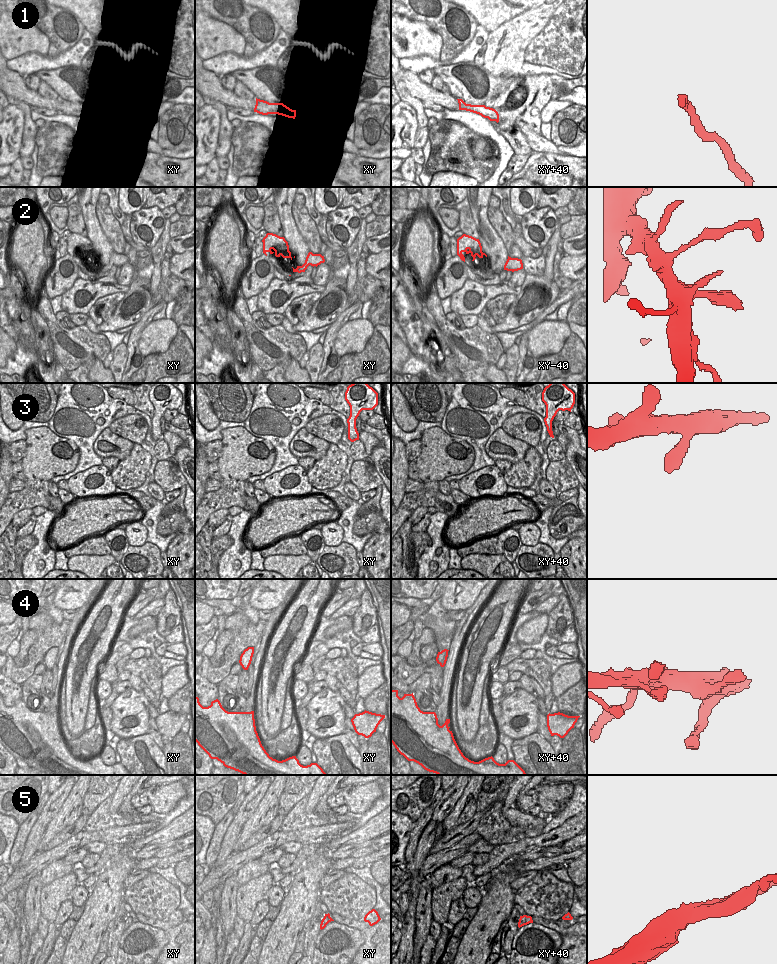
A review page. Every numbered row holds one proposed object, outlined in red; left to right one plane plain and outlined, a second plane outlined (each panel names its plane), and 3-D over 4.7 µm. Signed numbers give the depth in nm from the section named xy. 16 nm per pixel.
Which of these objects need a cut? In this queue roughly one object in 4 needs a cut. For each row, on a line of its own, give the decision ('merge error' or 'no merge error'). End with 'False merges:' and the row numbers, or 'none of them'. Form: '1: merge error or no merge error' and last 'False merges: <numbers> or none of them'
1: no merge error
2: no merge error
3: no merge error
4: no merge error
5: no merge error
False merges: none of them

